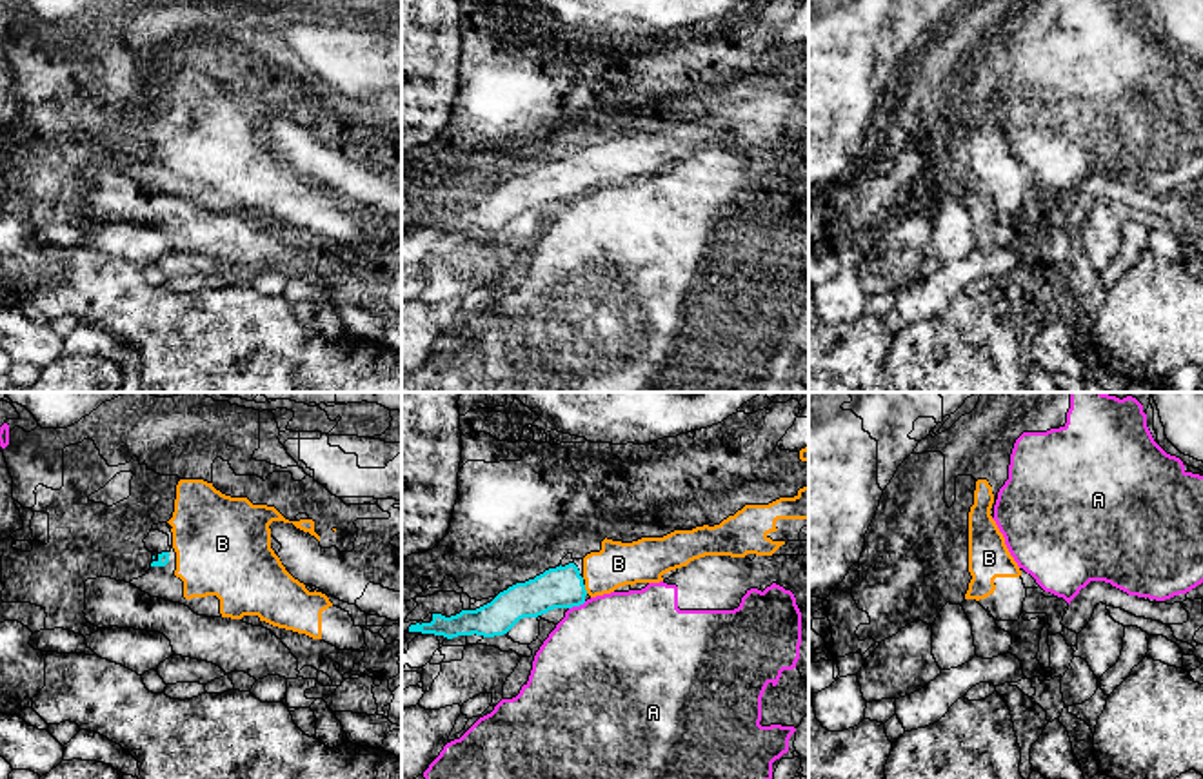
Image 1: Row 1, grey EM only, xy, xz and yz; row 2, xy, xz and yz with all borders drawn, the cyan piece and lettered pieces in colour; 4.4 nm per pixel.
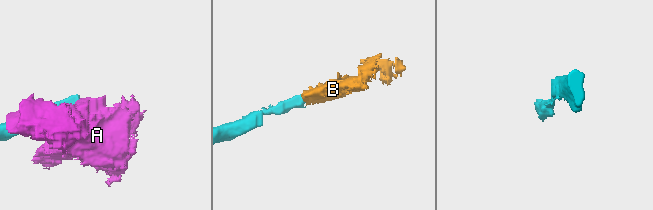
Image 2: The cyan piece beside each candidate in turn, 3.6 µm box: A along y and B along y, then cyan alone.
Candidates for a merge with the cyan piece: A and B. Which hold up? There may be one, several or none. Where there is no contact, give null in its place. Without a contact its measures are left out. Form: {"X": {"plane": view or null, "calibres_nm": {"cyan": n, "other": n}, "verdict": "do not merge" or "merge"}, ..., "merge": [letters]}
{"A": {"plane": "xz", "calibres_nm": {"cyan": 190, "other": 480}, "verdict": "do not merge"}, "B": {"plane": "xz", "calibres_nm": {"cyan": 190, "other": 190}, "verdict": "merge"}, "merge": ["B"]}

